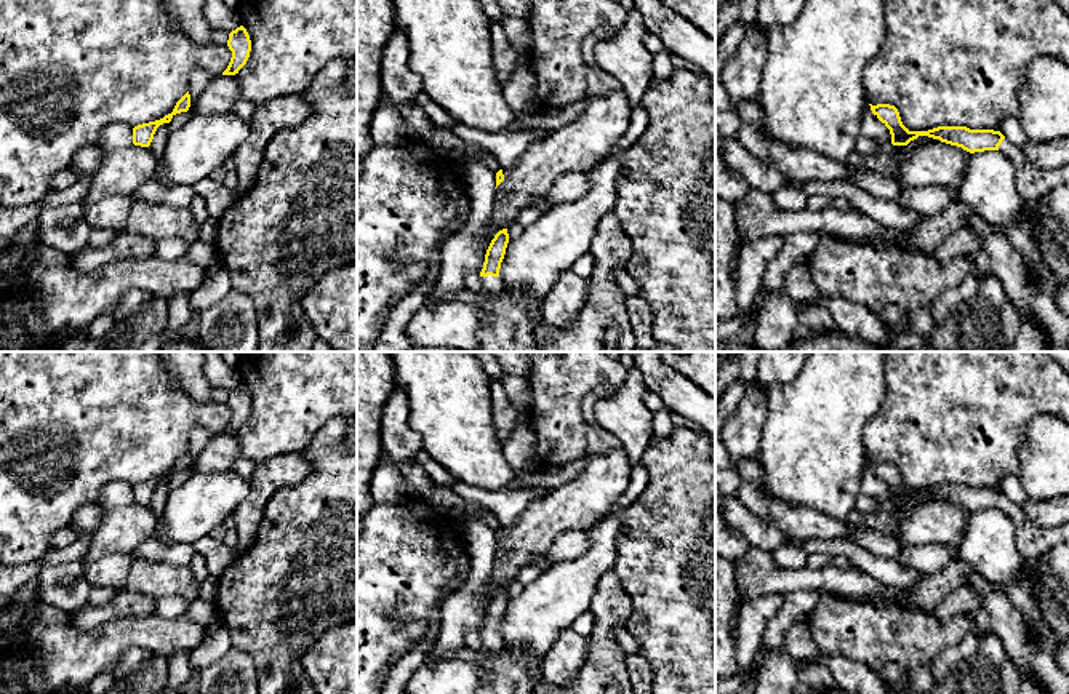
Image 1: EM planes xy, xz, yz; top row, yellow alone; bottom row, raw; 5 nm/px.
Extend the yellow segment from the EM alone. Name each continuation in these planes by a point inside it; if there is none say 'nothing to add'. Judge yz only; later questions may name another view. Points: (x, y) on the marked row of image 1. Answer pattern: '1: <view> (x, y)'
1: yz (1031, 183)

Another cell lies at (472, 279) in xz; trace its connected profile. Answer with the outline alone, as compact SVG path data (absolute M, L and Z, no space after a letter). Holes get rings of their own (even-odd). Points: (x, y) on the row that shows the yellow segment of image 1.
M466 270L464 273L464 283L466 283L466 289L485 296L488 299L496 299L496 296L491 296L485 291L483 285L482 285L482 277L478 272L475 270Z

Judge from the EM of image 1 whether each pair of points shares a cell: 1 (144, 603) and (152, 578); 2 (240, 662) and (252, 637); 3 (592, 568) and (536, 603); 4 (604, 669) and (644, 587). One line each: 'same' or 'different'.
1: different
2: different
3: same
4: different

